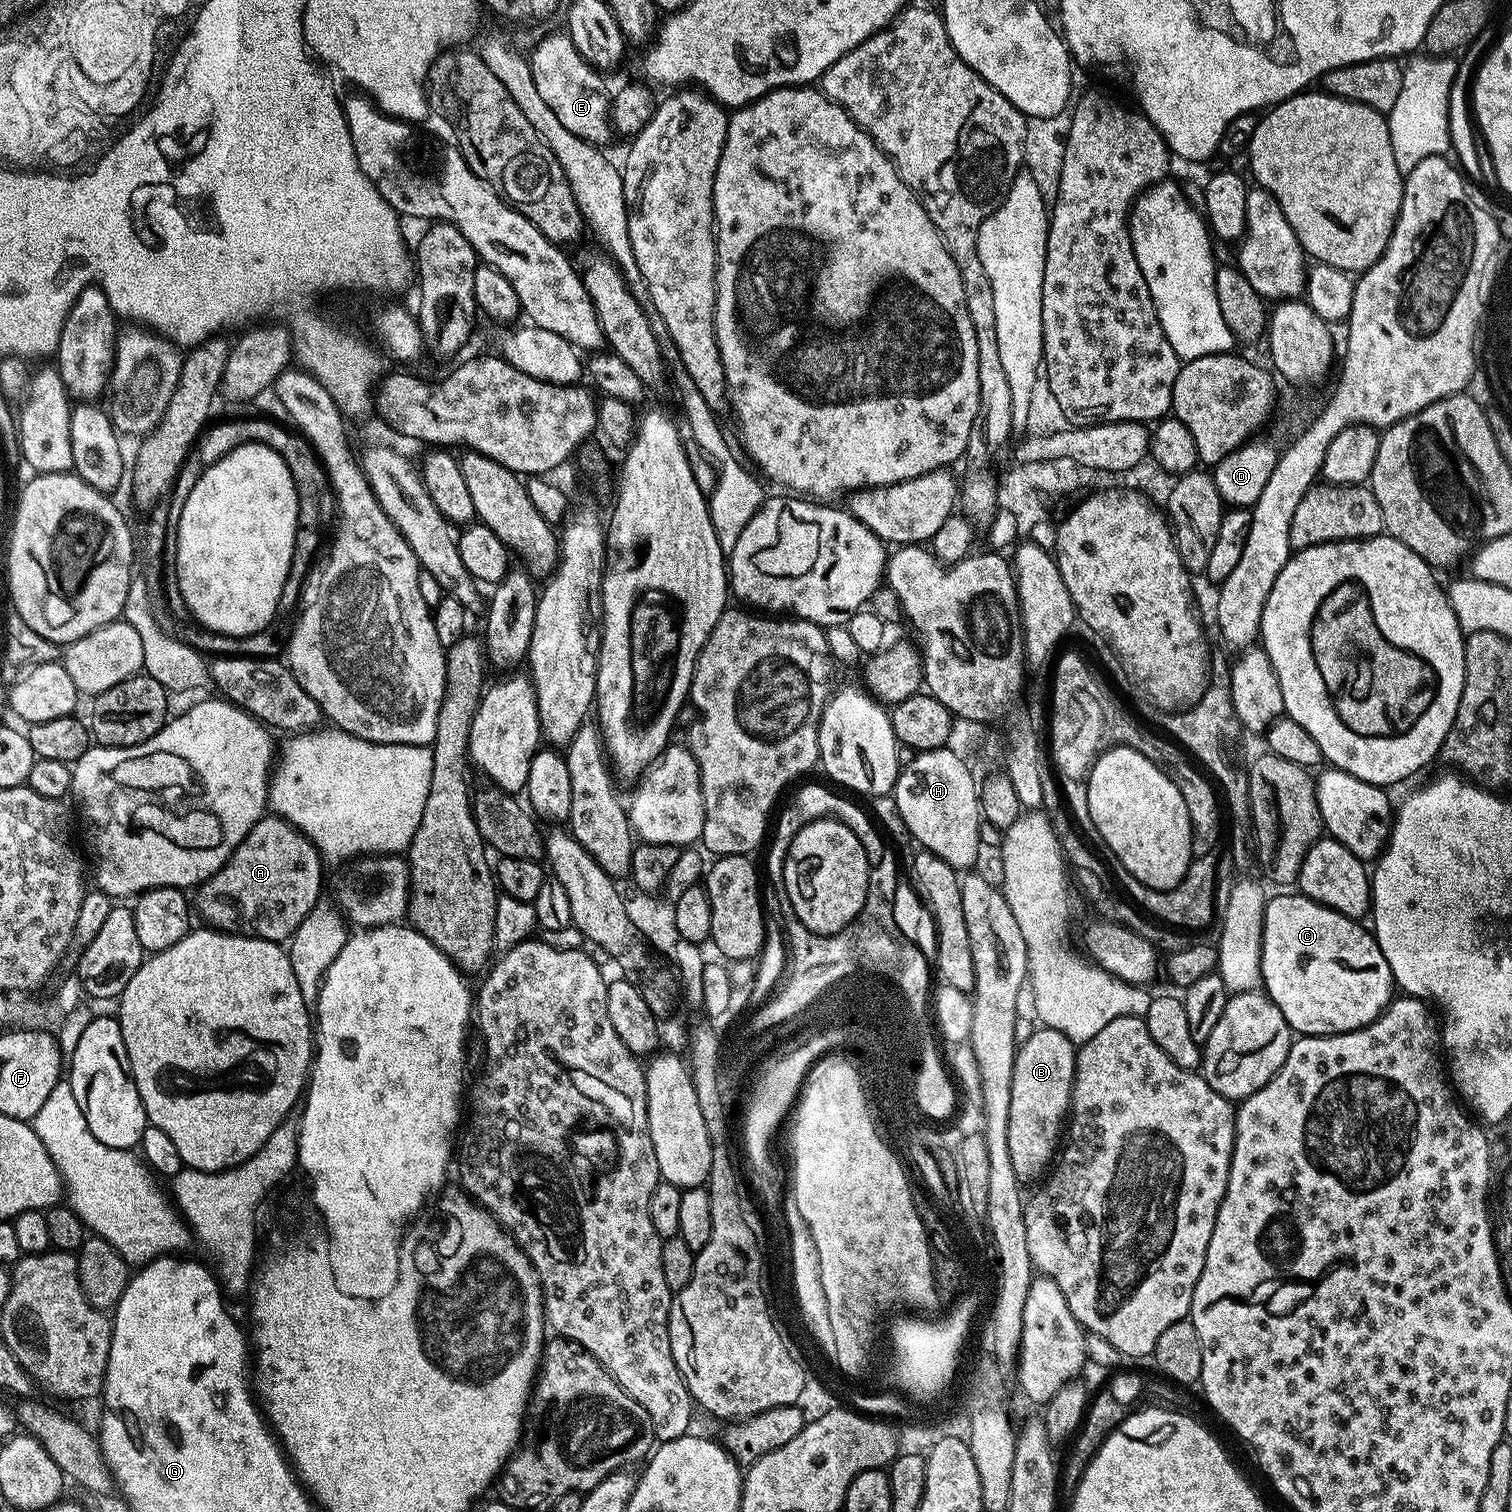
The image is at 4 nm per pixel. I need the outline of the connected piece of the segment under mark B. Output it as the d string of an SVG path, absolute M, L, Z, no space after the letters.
M1040 1026L1037 1029L1025 1040L1023 1037L1016 1049L1010 1082L1010 1110L1006 1117L1010 1162L1020 1182L1038 1180L1053 1163L1058 1152L1056 1139L1062 1136L1062 1125L1070 1106L1072 1078L1076 1072L1078 1048L1074 1041L1053 1028Z

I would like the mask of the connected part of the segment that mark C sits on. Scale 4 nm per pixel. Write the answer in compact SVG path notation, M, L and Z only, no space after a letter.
M1303 894L1296 896L1276 896L1267 901L1264 905L1264 941L1260 943L1260 975L1262 977L1262 988L1269 1000L1276 1004L1278 1010L1282 1012L1286 1022L1293 1033L1300 1036L1336 1036L1339 1032L1353 1032L1359 1028L1366 1028L1373 1024L1384 1009L1392 1003L1394 999L1394 981L1390 962L1386 962L1386 954L1378 946L1375 935L1367 927L1363 928L1363 923L1351 920L1340 912L1333 911L1309 899Z

